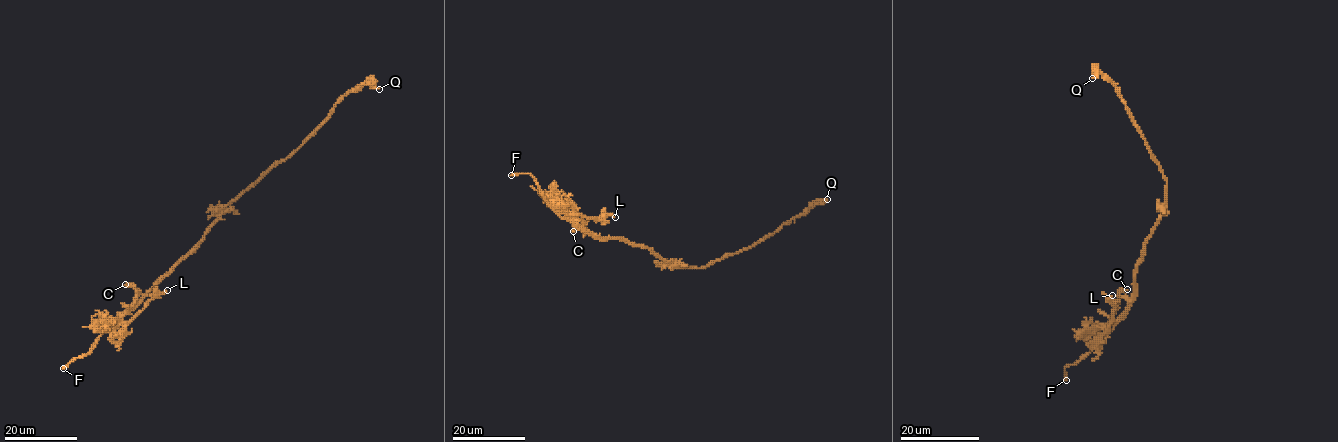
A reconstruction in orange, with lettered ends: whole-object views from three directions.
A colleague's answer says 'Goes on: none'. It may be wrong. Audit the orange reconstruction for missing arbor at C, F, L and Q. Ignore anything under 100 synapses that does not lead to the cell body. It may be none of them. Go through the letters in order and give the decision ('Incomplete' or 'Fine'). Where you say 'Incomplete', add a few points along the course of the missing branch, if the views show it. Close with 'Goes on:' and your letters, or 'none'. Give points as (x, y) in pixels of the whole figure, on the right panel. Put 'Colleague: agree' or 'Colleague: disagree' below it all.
C: Fine
F: Incomplete. Course of what is missing: (1066, 380), (1058, 384), (1068, 387), (1057, 387), (1055, 390), (1058, 389)
L: Fine
Q: Fine
Goes on: F
Colleague: disagree

